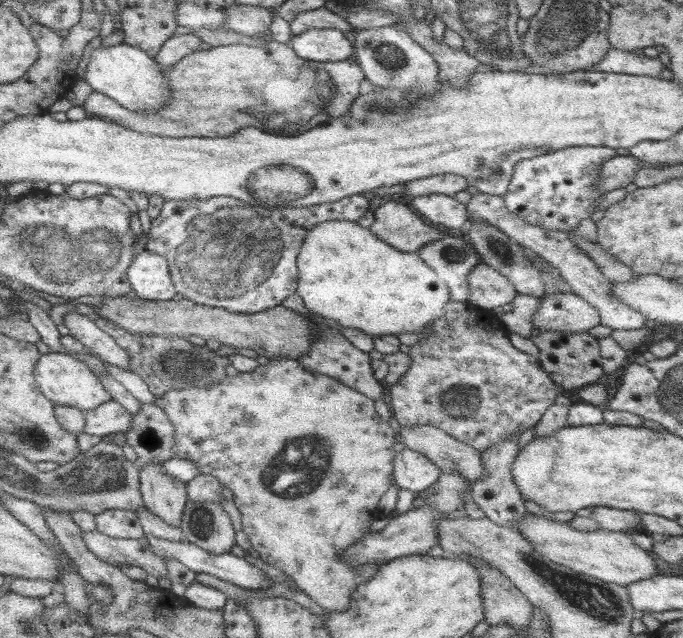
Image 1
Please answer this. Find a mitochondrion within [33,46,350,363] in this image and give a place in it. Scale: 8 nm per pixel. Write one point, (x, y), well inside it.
(222, 247)

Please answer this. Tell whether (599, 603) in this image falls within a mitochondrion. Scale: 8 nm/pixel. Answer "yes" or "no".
yes

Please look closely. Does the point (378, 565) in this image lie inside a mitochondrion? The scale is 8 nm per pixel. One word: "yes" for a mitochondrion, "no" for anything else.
no

